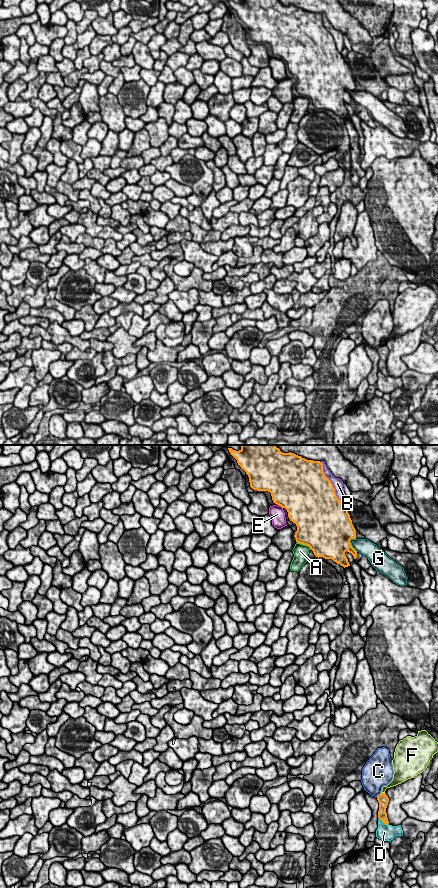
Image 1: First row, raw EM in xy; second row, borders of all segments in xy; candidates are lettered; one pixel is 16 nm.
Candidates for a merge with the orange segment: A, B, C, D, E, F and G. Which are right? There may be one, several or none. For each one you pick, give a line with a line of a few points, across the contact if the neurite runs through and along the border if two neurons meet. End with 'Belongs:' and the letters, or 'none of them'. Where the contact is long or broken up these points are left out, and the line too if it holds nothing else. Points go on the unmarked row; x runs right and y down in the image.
Belongs: none of them

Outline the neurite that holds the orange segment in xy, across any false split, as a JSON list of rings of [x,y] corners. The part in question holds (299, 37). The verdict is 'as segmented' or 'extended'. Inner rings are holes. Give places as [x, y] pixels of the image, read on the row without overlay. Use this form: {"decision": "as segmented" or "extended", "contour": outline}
{"decision": "as segmented", "contour": [[[228,0],[228,2],[248,27],[250,39],[257,43],[270,44],[273,54],[287,62],[290,73],[297,78],[294,87],[297,95],[309,98],[318,110],[332,111],[344,120],[350,118],[345,104],[351,105],[354,111],[357,110],[357,103],[350,95],[351,91],[356,91],[356,82],[348,62],[337,50],[333,36],[325,28],[322,14],[307,12],[291,4],[283,5],[279,0],[241,0],[239,3]]]}

